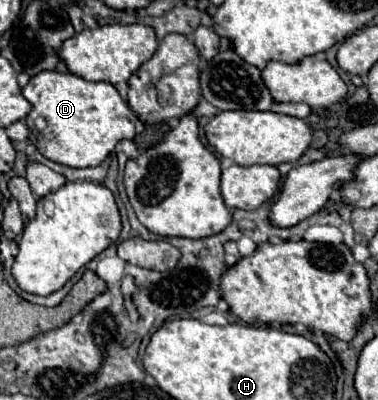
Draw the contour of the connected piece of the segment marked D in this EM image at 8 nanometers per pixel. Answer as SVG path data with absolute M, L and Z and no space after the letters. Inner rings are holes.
M45 71L37 77L31 77L23 87L23 97L33 105L27 115L29 125L29 141L51 161L69 167L95 167L109 153L113 153L117 141L133 139L135 125L133 113L123 97L111 83L105 81L85 81L73 73ZM35 119L45 119L45 129L37 129Z

